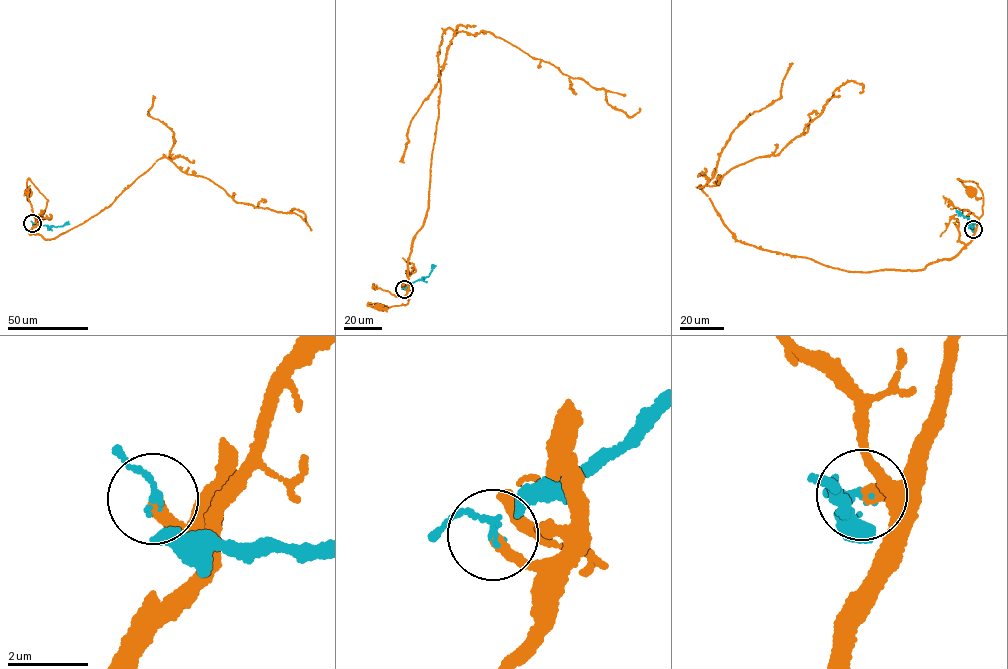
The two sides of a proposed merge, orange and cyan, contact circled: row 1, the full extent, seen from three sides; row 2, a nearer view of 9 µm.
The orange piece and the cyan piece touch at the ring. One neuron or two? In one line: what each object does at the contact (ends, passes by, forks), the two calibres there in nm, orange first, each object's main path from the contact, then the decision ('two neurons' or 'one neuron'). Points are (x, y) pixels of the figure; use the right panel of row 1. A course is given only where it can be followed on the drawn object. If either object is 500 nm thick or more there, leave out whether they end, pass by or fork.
orange ends | cyan passes by | 320/120 nm | orange via (973, 229), (983, 213), (982, 193), (974, 182), (959, 179), (969, 191) | cyan via (973, 229), (969, 217), (960, 212), (958, 215) | two neurons

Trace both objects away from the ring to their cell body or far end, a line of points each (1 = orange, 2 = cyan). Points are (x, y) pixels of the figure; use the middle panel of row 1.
1: (404, 288), (409, 299), (406, 305), (379, 306)
2: (404, 288), (428, 276), (432, 266)

